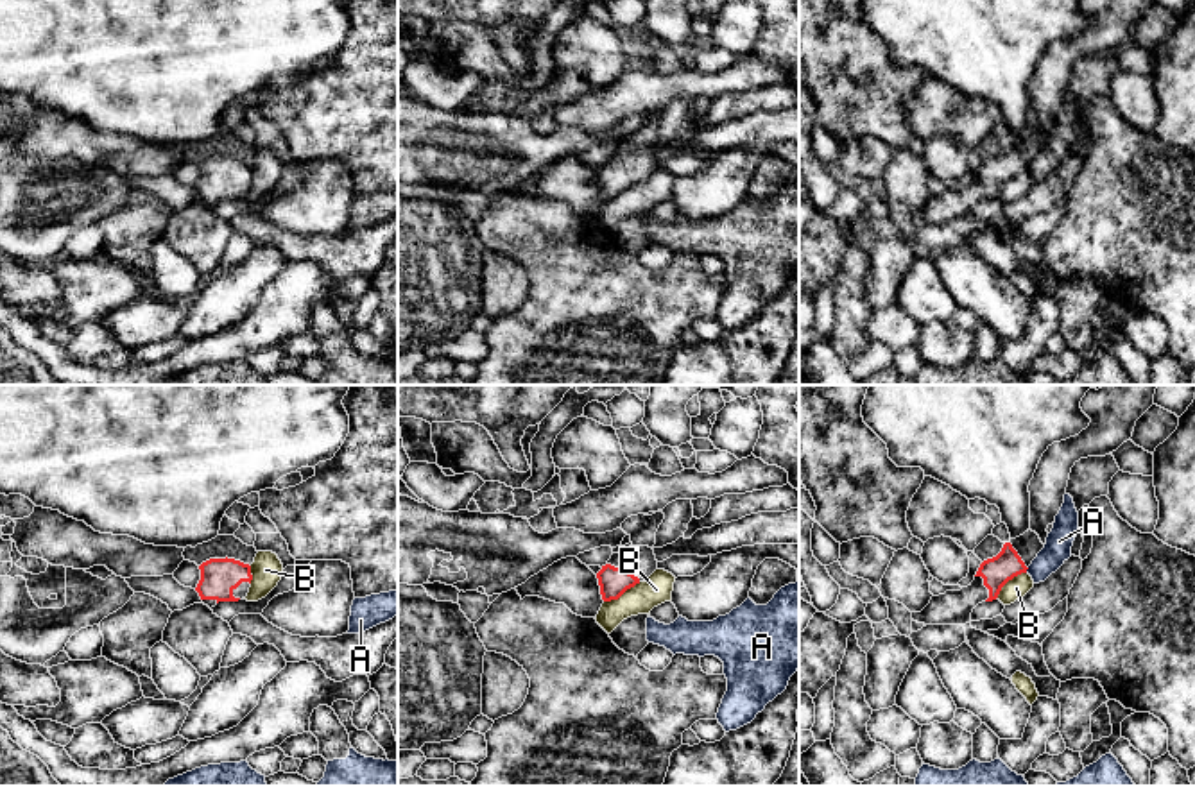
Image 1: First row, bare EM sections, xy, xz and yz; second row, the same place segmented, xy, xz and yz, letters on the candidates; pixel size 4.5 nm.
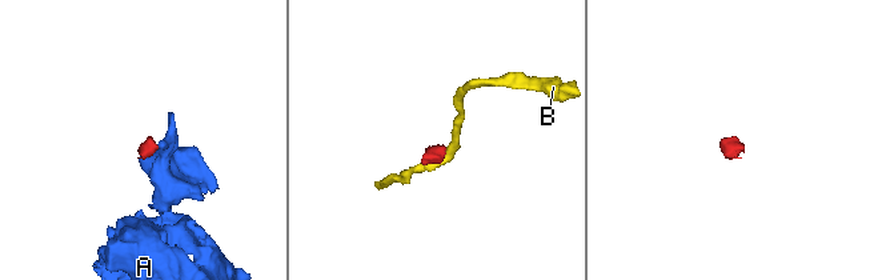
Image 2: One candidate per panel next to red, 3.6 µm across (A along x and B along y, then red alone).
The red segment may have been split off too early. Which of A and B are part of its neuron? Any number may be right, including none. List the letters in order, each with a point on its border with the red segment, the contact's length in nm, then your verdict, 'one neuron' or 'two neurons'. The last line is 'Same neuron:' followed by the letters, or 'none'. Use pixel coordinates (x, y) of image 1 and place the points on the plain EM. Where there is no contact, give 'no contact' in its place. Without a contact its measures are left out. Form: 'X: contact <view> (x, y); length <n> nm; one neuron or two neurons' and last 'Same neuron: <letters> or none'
A: contact yz (1027, 167); length 30 nm; two neurons
B: contact xz (622, 192); length 190 nm; two neurons
Same neuron: none

